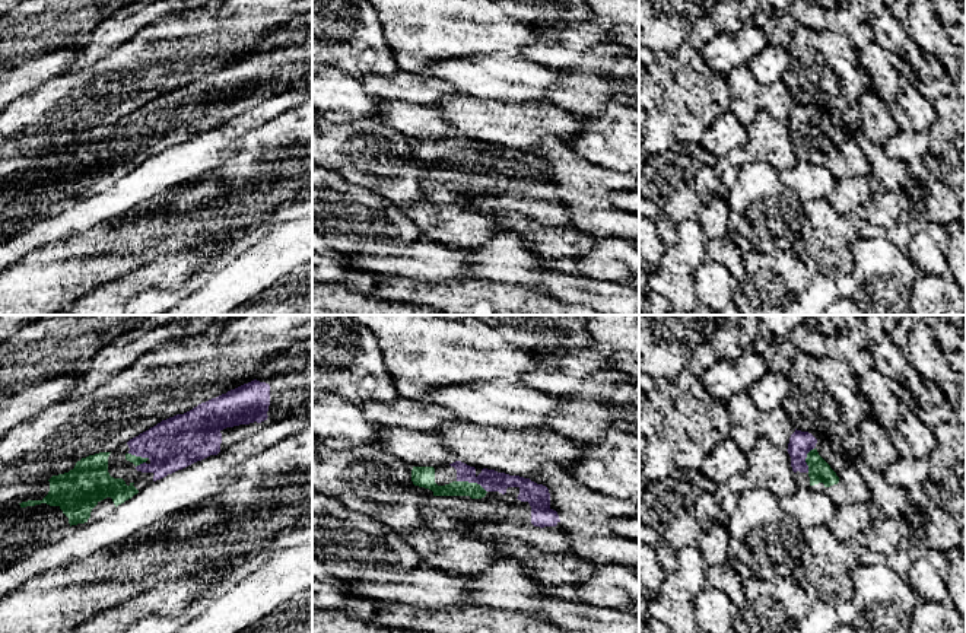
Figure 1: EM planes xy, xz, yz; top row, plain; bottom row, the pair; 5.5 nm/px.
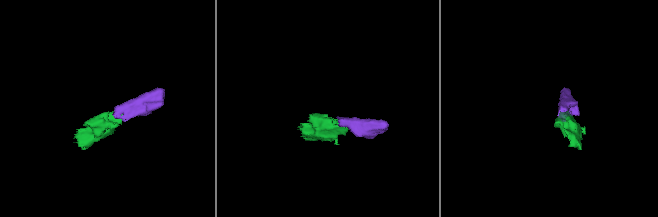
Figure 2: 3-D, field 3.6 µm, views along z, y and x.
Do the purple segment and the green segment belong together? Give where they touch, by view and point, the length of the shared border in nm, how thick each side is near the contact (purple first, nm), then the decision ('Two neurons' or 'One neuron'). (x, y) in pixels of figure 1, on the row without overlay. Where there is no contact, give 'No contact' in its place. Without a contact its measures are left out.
Touches purple at xz (472, 155). Shared border 180 nm. Thickness 120 nm (purple) against 100 nm. One neuron

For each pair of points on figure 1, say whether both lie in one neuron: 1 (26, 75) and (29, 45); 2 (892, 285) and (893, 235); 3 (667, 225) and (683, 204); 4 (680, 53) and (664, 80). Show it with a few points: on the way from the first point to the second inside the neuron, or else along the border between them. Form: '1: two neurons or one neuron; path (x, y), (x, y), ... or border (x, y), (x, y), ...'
1: two neurons; border (60, 48), (38, 54), (15, 66)
2: one neuron; path (893, 273), (893, 247)
3: one neuron; path (669, 220), (679, 209)
4: one neuron; path (680, 60), (680, 64), (671, 73)

